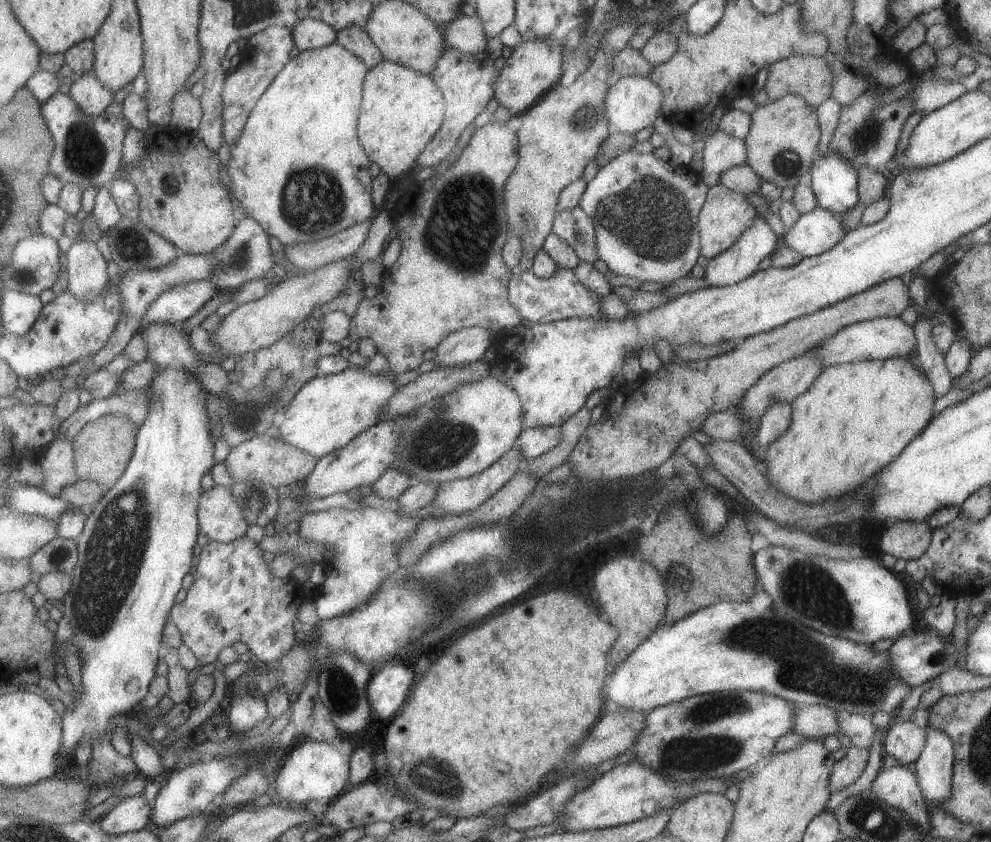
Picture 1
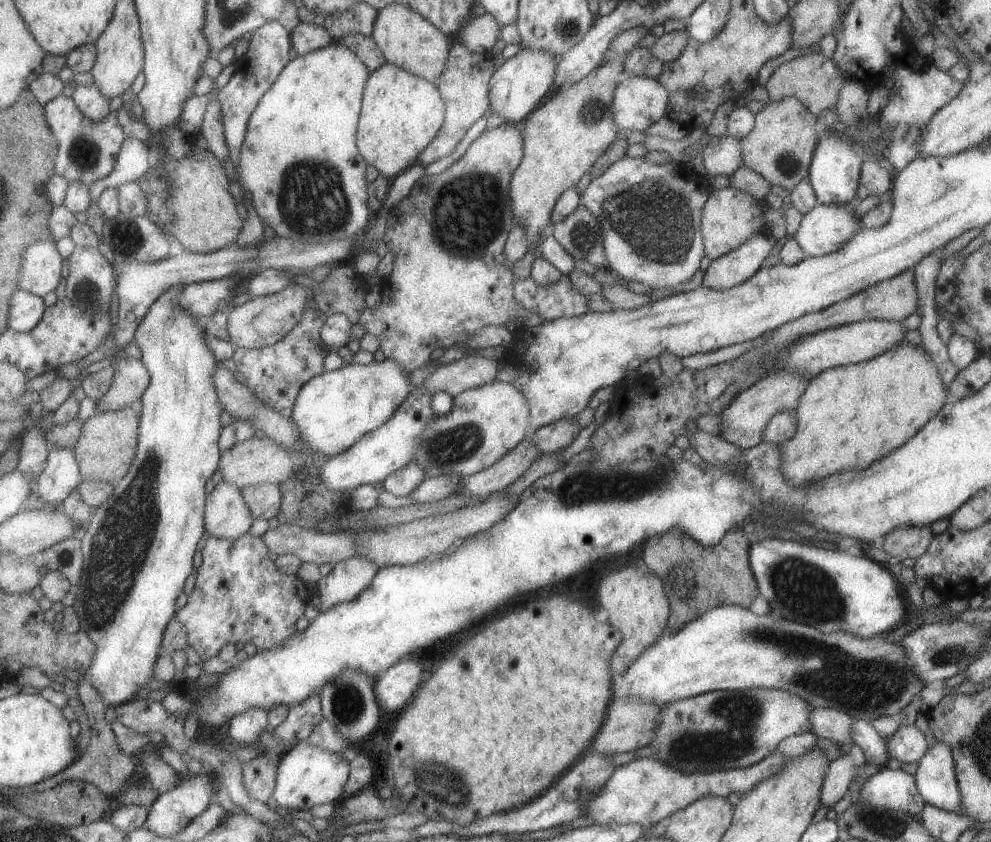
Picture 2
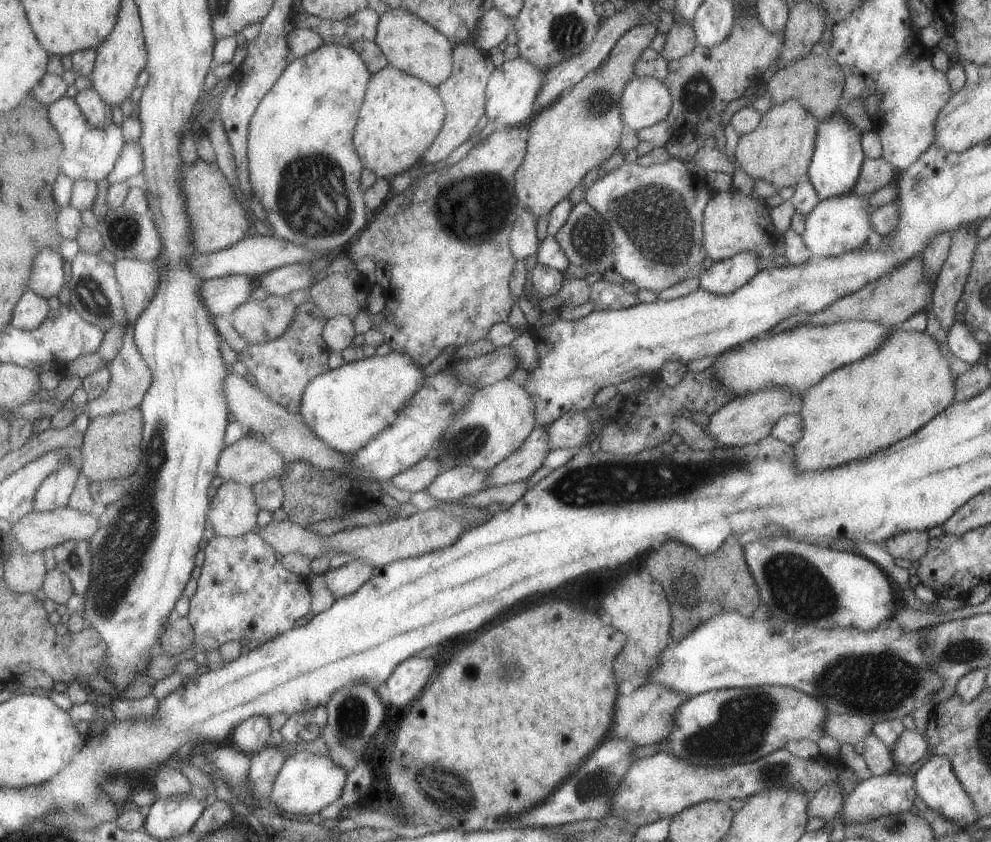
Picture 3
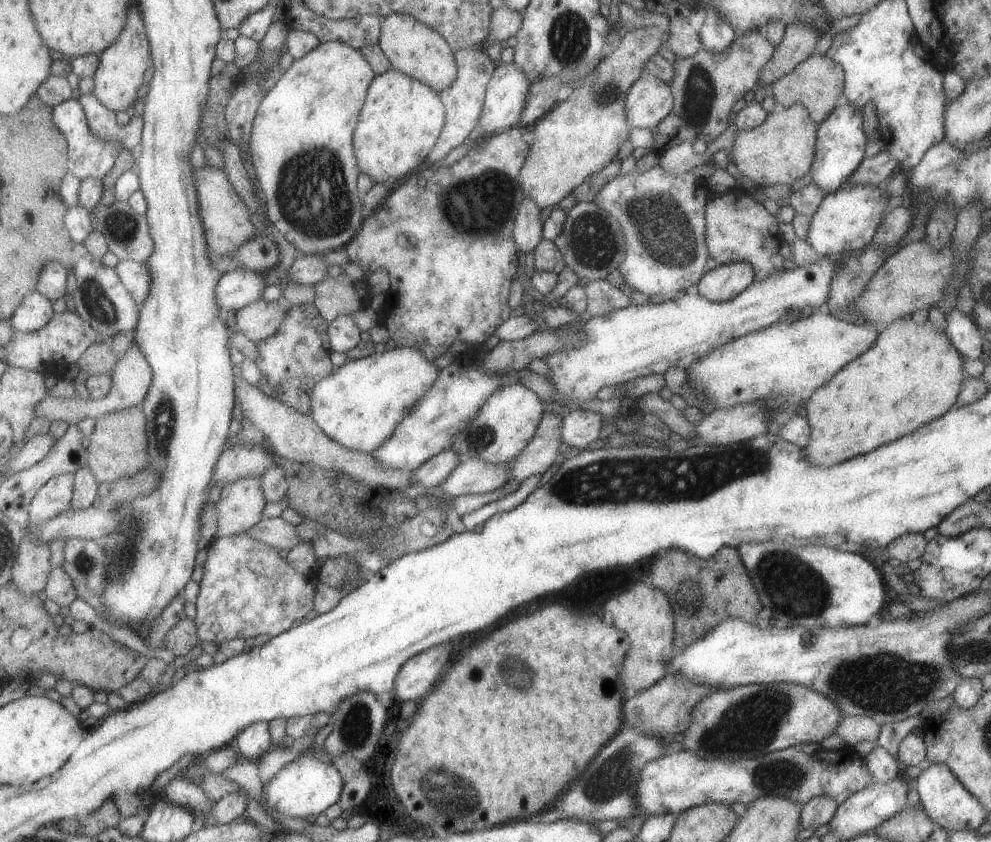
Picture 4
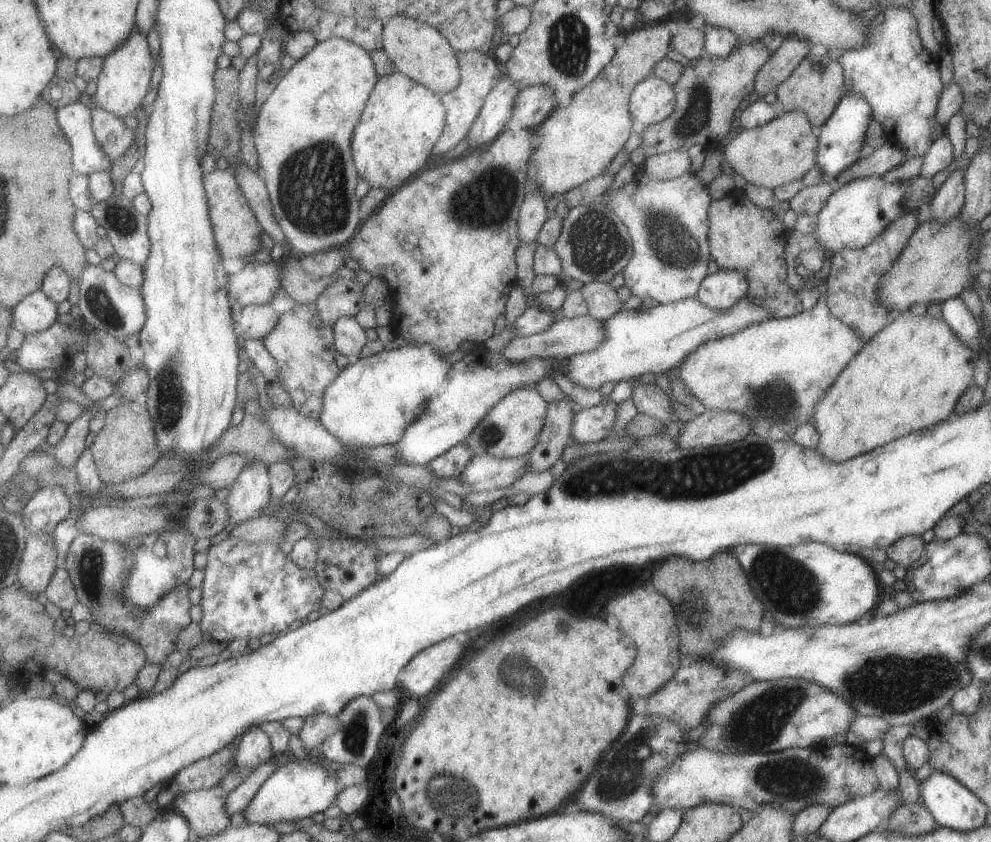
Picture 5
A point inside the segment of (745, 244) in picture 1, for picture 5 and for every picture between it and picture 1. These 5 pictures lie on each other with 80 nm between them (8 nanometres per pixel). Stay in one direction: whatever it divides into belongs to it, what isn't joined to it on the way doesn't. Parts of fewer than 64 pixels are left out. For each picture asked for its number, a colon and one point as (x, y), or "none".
2: (731, 269)
3: (724, 276)
4: (724, 282)
5: (719, 291)

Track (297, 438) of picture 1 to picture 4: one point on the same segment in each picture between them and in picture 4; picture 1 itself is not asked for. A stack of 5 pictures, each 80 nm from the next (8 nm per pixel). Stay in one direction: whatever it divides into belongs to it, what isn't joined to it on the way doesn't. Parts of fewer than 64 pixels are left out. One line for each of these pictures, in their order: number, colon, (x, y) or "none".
2: (334, 409)
3: (345, 407)
4: (358, 405)

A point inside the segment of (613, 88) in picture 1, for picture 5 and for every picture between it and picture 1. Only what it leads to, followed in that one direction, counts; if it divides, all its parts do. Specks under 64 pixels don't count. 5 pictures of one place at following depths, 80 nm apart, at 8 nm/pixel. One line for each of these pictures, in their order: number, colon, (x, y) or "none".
2: (637, 102)
3: (645, 101)
4: (648, 100)
5: (651, 101)

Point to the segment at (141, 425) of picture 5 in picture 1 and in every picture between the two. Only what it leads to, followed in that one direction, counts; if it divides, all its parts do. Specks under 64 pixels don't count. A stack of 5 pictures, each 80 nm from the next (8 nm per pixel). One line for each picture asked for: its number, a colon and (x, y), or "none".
1: (101, 449)
2: (106, 445)
3: (110, 450)
4: (117, 448)

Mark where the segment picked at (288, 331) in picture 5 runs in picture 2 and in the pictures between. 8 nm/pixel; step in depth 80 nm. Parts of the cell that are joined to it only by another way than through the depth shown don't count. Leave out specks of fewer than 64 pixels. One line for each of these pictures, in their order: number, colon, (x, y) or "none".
2: (274, 374)
3: (280, 369)
4: (291, 360)

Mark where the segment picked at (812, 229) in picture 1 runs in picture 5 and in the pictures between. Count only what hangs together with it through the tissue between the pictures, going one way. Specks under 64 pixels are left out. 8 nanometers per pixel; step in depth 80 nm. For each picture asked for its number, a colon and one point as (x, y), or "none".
2: (823, 230)
3: (836, 225)
4: (846, 220)
5: (853, 215)

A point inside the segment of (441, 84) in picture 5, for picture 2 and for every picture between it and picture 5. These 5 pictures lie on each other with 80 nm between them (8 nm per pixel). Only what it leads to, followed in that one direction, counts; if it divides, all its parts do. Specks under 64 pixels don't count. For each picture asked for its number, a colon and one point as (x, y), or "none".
2: (406, 40)
3: (412, 46)
4: (414, 49)

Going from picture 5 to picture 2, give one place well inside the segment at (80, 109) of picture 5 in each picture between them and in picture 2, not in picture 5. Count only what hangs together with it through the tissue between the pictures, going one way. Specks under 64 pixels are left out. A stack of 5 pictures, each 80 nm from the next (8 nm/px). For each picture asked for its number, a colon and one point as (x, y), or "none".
2: (86, 151)
3: (88, 153)
4: (88, 156)

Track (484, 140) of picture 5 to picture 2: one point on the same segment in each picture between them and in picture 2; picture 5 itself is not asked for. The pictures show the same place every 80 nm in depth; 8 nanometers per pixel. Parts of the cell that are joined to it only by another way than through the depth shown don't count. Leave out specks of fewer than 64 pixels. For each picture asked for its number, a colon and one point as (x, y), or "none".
2: (515, 88)
3: (511, 88)
4: (507, 88)

